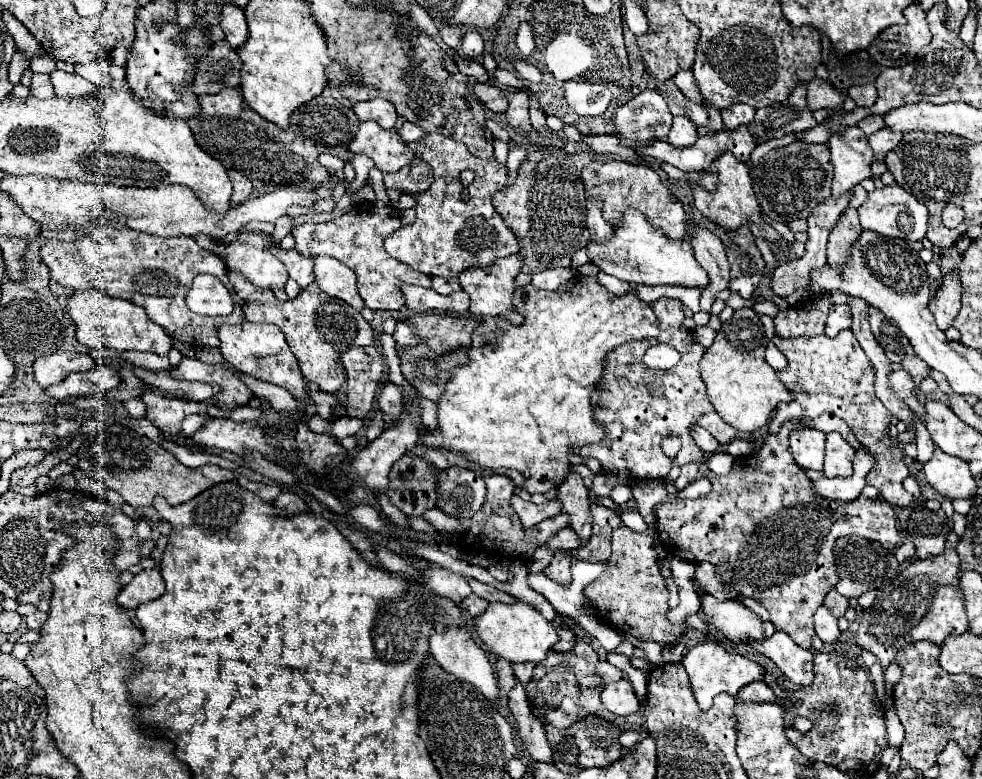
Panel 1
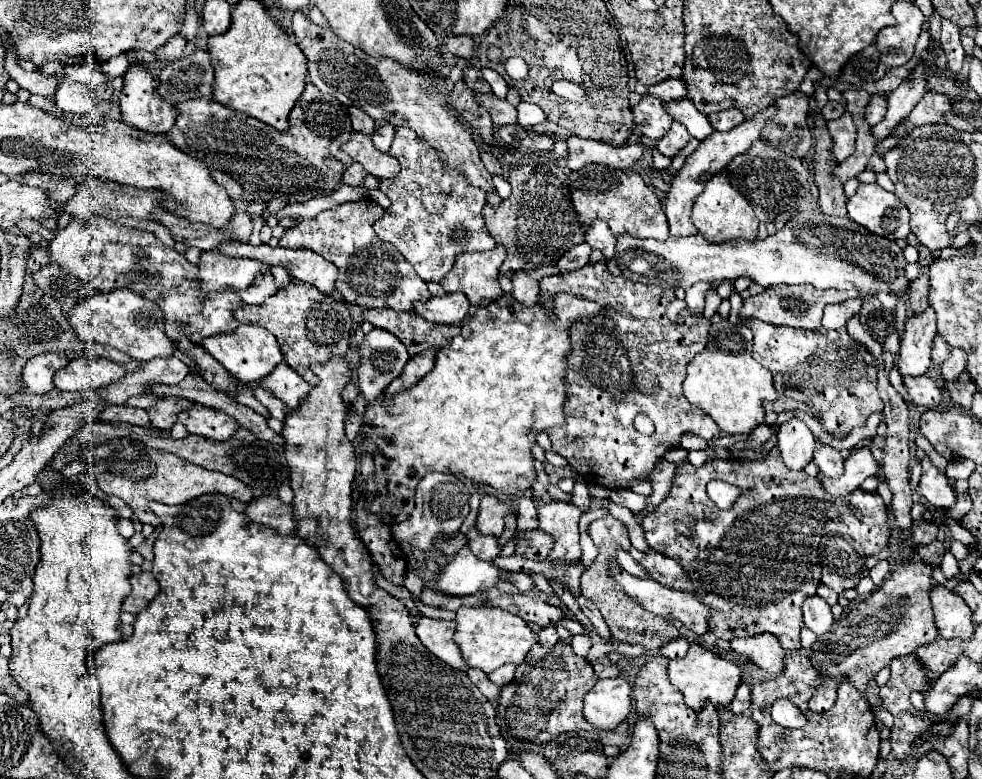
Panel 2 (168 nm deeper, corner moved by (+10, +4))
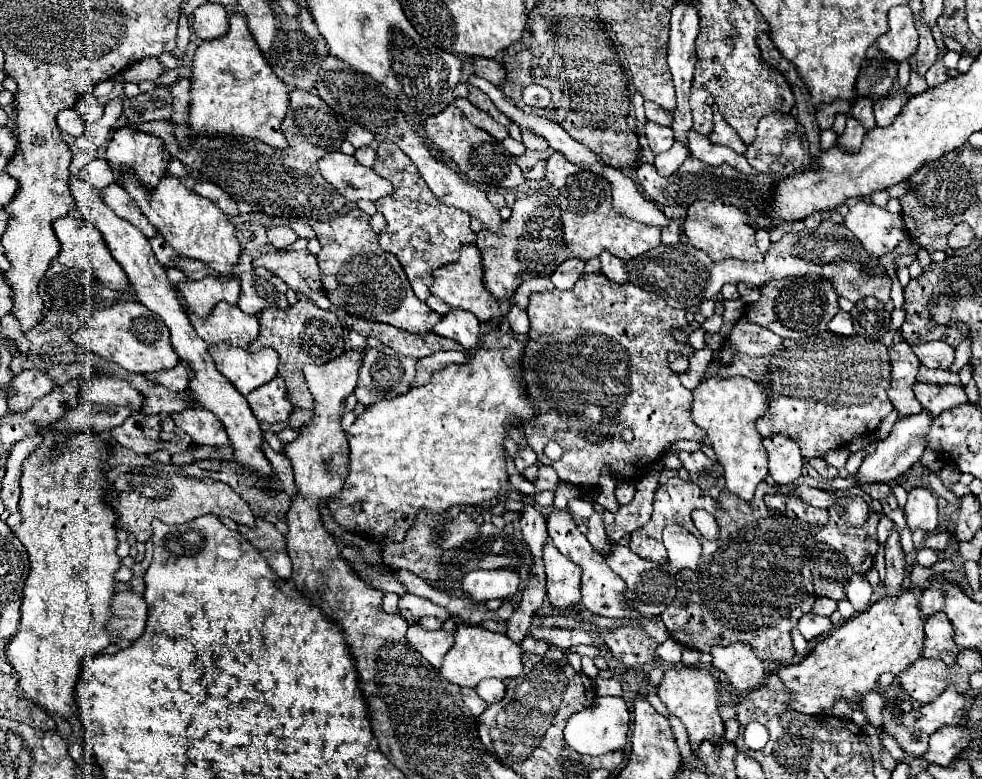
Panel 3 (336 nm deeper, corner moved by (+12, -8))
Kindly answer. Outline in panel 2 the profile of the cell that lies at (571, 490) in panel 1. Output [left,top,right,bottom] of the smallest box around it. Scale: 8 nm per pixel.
[536,501,582,565]

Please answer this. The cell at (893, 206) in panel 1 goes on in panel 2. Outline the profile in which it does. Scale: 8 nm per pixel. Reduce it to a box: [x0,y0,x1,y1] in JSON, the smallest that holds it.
[848,183,910,241]

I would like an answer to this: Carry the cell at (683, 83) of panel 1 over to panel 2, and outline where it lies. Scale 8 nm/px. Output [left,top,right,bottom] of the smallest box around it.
[648,79,686,103]

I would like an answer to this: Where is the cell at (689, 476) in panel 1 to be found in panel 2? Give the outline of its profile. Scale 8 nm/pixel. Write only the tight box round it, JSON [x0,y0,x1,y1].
[646,459,676,511]

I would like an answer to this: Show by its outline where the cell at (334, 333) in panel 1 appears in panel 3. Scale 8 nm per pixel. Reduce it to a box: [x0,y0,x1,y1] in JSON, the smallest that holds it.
[248,299,344,409]

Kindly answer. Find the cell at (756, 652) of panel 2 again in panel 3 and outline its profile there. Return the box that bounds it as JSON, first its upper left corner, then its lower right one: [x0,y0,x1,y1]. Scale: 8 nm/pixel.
[712,643,766,691]

